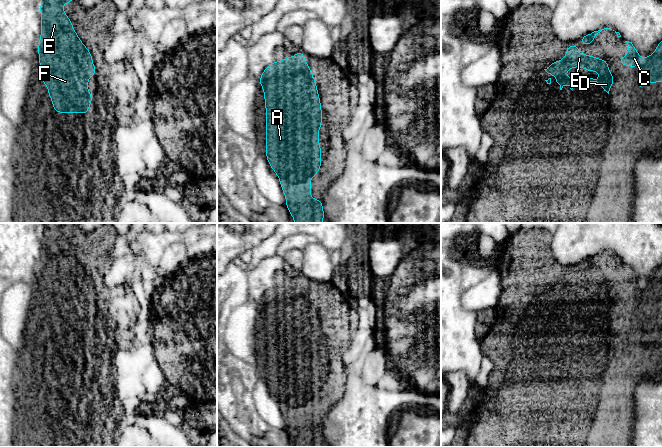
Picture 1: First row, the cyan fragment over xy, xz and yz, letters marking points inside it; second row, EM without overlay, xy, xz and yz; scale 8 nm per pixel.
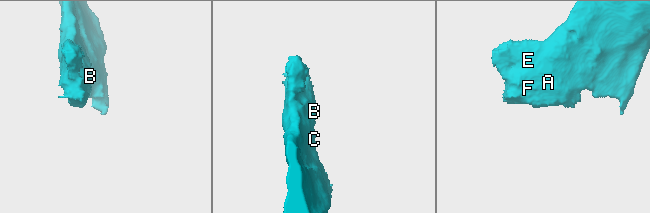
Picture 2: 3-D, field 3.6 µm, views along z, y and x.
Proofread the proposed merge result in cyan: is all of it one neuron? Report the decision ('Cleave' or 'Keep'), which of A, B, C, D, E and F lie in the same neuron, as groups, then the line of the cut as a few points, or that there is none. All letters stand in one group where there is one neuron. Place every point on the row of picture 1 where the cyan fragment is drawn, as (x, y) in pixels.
Keep. Groups: A B C D E F. No split

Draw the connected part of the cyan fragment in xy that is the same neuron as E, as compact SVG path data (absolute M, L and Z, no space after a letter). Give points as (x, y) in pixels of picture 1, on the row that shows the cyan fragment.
M42 0L41 36L38 44L40 71L43 81L48 86L48 96L52 98L52 106L57 113L88 114L92 94L88 92L88 78L96 73L92 63L92 54L80 41L72 27L72 21L66 16L62 5L73 0Z

